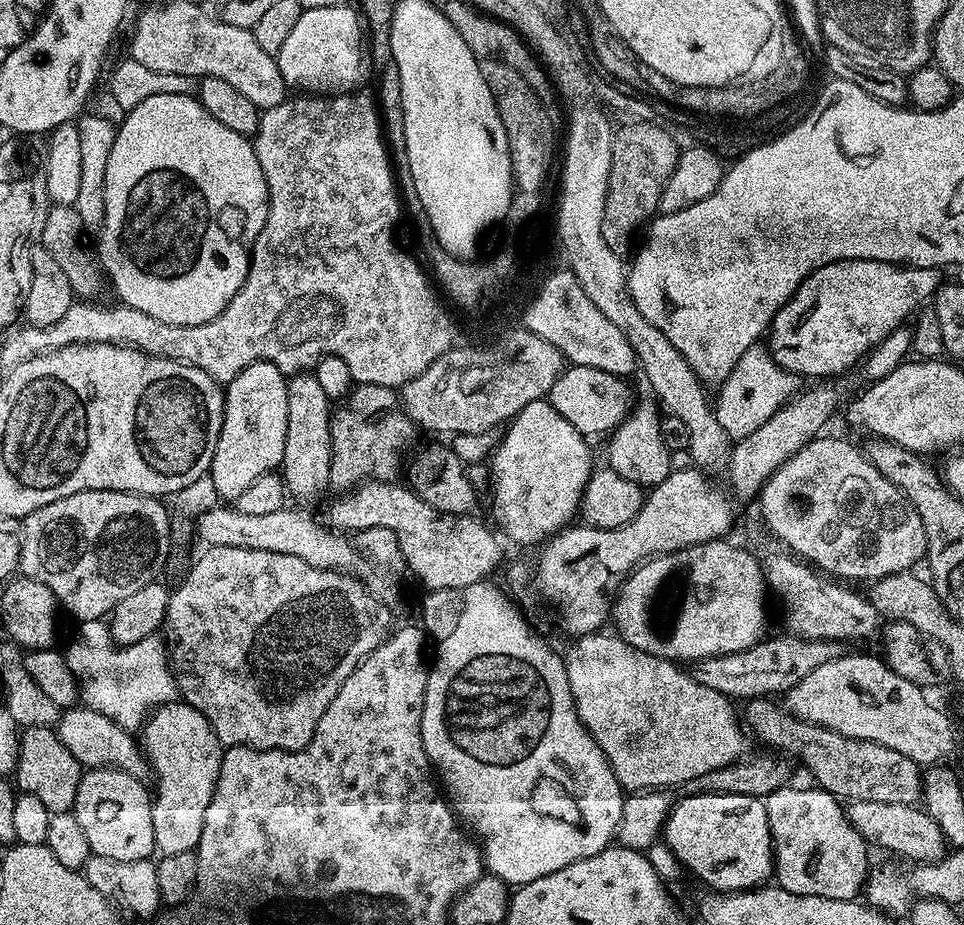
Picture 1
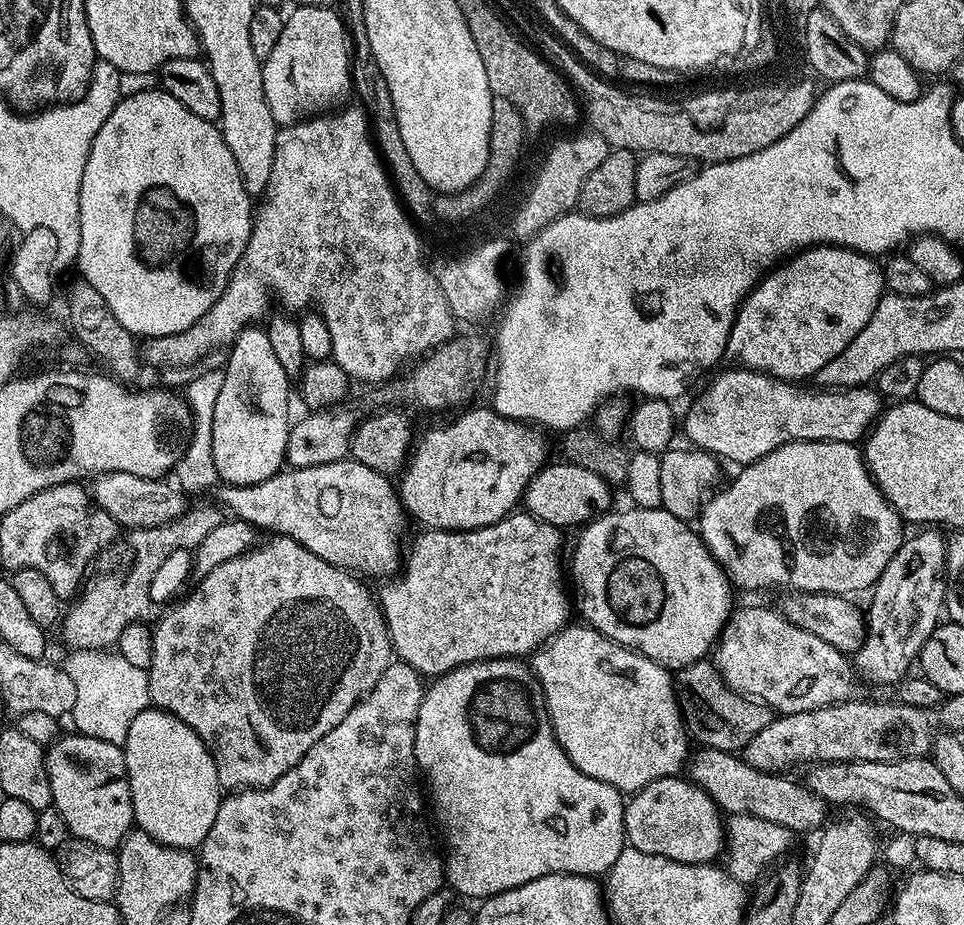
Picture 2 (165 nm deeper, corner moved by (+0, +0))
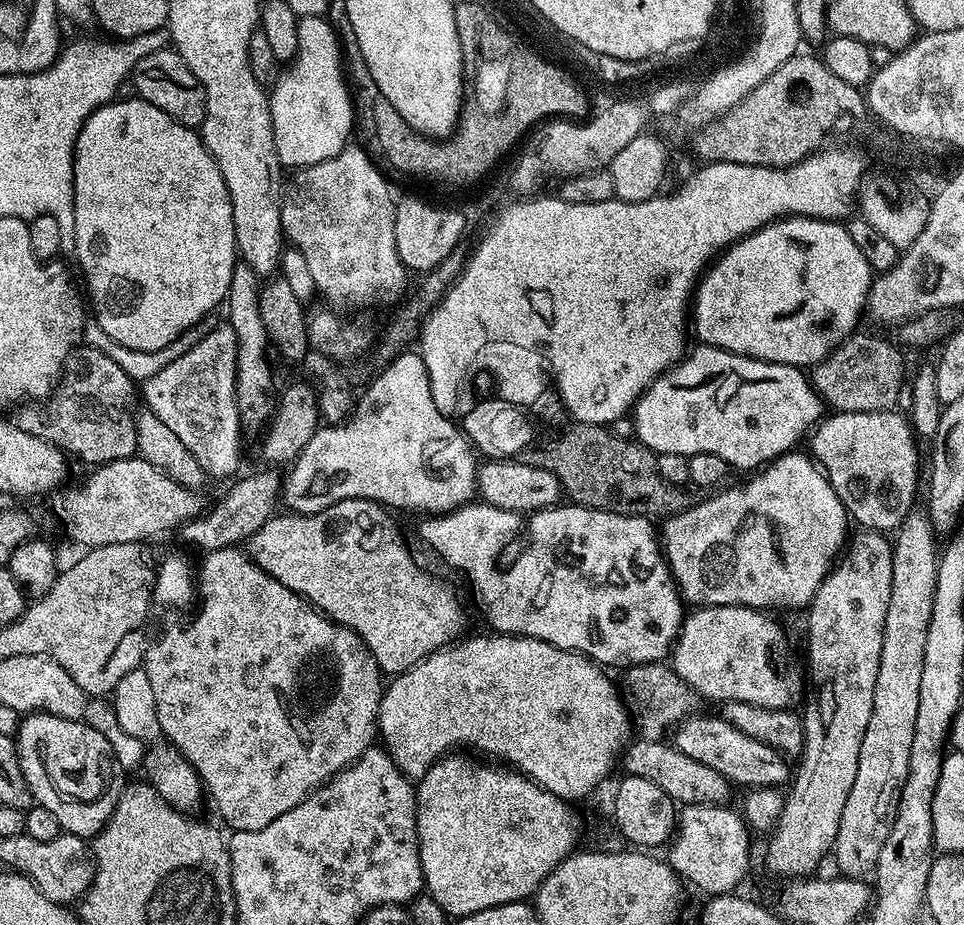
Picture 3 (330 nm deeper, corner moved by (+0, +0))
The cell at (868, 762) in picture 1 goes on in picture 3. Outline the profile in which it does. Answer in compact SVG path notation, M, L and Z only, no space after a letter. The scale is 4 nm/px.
M664 662L634 664L623 669L622 695L628 706L635 731L643 739L663 741L688 716L697 711L698 697L694 689Z

